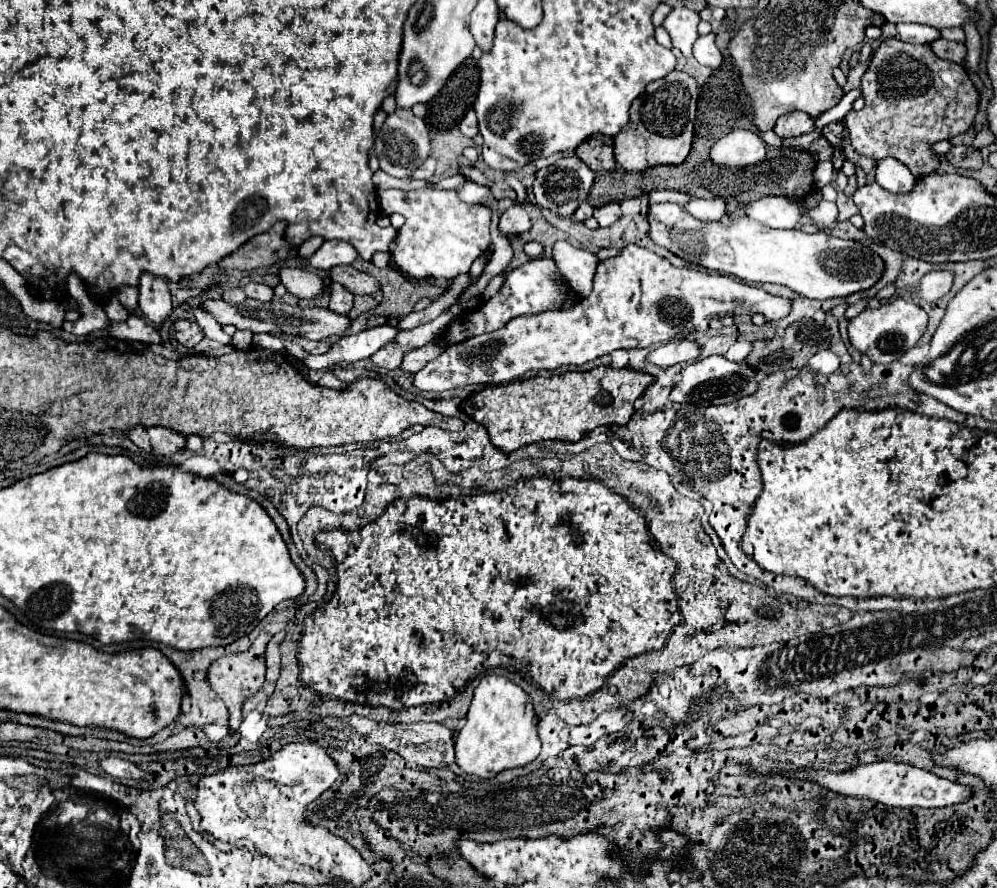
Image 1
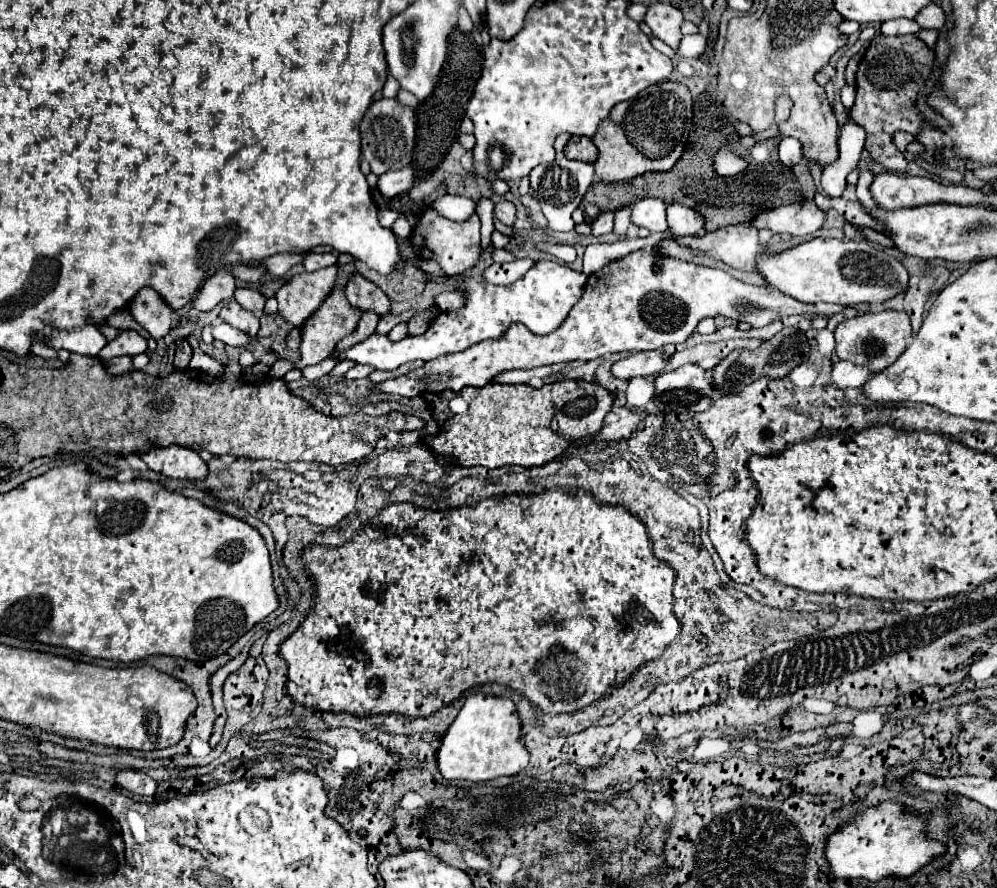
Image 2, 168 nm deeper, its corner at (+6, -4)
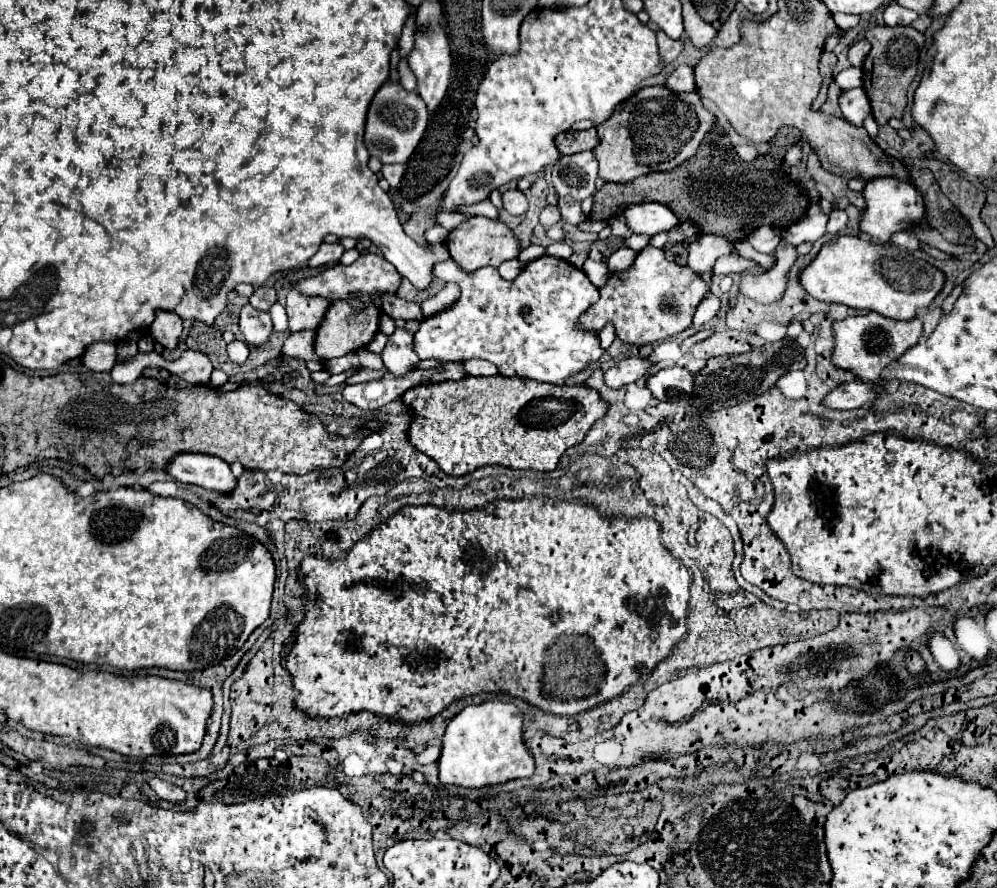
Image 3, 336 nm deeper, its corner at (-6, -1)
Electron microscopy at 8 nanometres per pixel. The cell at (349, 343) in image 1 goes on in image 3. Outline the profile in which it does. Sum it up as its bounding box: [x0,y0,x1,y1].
[414,255,604,385]

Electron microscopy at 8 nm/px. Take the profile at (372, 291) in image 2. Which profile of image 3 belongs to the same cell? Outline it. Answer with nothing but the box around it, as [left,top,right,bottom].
[382,295,424,321]

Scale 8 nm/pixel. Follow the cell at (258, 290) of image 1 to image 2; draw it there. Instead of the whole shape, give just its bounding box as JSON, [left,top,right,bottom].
[234,288,266,314]

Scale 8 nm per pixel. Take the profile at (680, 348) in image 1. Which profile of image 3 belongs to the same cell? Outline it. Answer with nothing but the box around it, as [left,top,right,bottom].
[604,357,652,389]

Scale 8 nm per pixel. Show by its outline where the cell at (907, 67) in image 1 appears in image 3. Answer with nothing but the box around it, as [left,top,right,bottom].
[862,25,924,125]

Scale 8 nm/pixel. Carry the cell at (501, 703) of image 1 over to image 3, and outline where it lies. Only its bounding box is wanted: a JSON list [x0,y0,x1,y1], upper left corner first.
[438,701,534,789]

